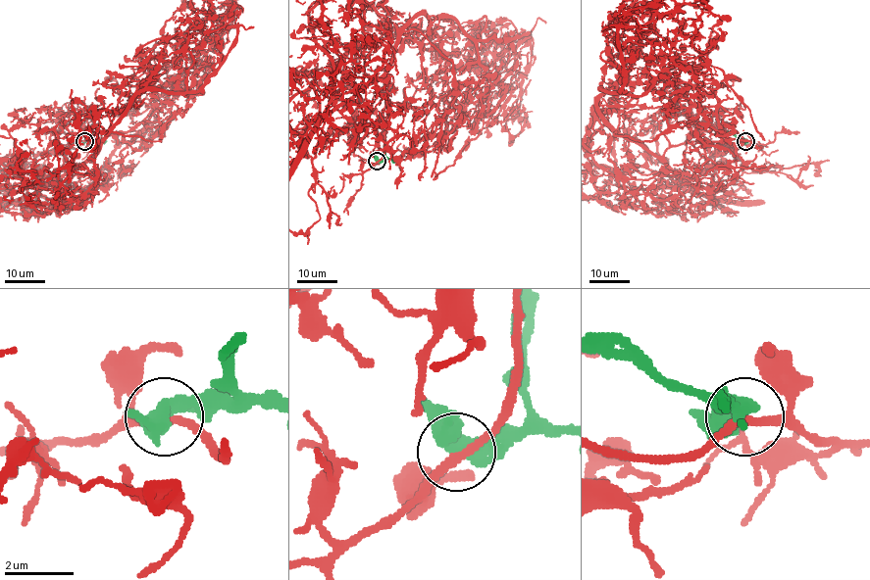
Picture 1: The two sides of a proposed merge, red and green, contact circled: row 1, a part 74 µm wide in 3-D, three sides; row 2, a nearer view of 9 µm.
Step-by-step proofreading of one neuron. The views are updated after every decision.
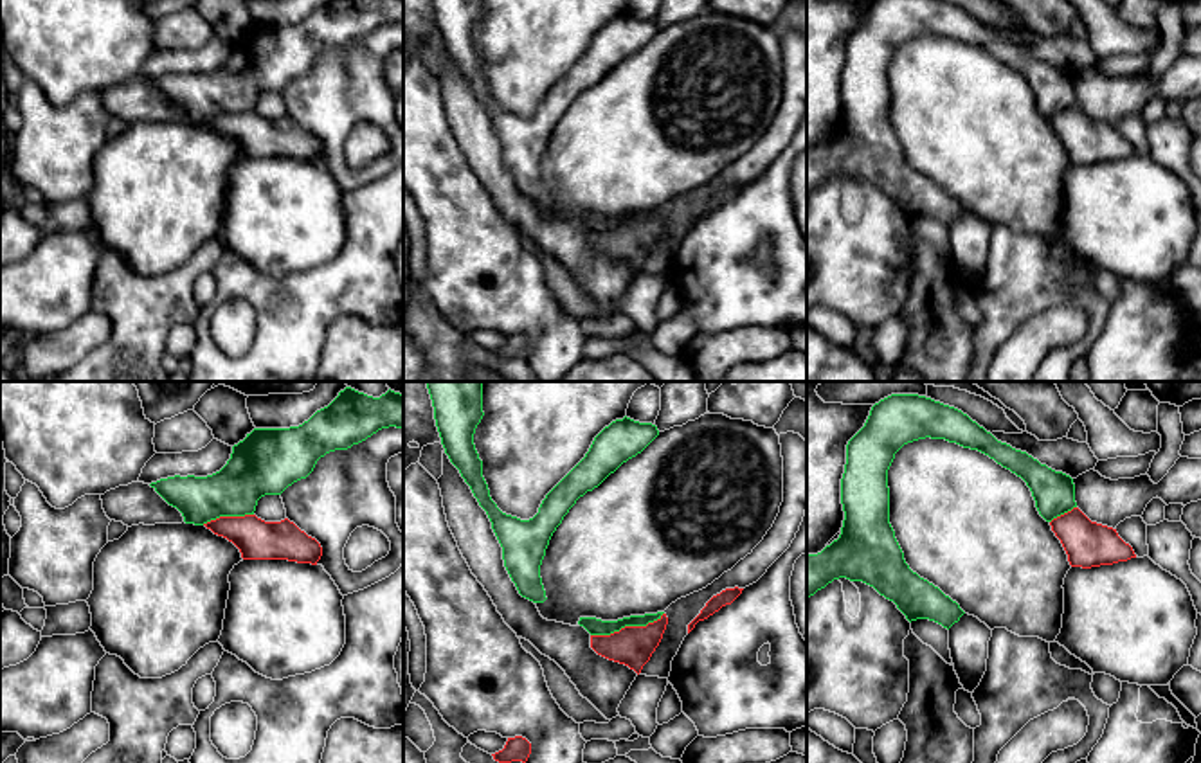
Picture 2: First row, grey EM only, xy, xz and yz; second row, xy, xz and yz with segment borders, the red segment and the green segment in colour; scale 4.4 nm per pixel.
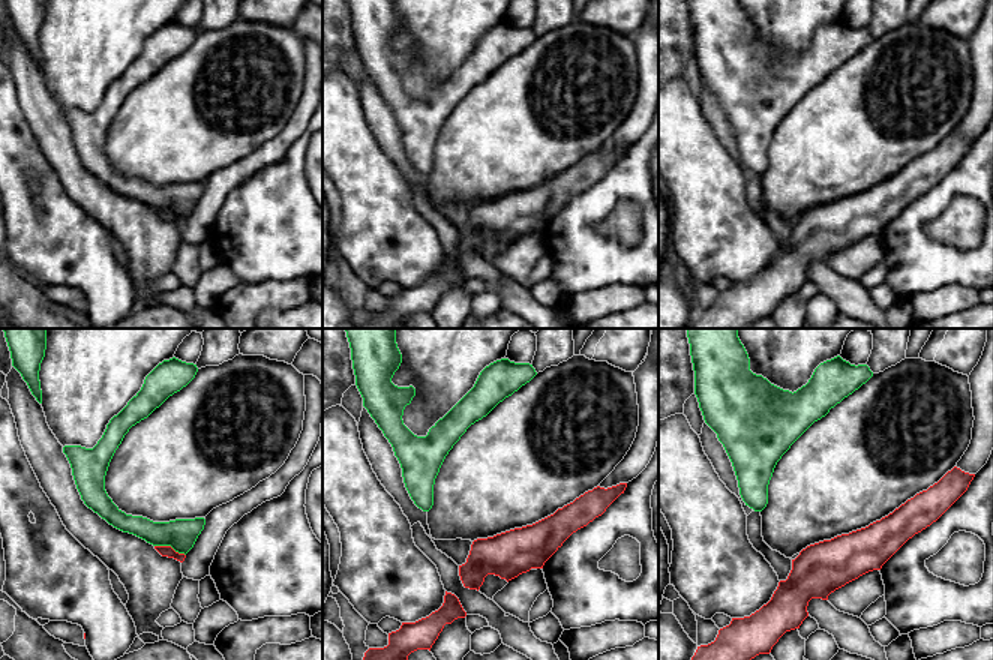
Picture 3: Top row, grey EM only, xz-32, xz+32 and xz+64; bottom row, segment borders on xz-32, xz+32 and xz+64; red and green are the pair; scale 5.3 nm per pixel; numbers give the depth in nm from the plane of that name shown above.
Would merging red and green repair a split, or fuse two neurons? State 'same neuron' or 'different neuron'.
different neuron

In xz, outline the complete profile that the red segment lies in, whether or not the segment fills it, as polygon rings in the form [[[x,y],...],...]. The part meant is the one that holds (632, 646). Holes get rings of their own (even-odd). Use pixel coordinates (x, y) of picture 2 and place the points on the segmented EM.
[[[663,614],[646,626],[625,626],[610,635],[591,635],[591,648],[598,655],[625,664],[639,675],[659,646],[666,624],[668,617]]]

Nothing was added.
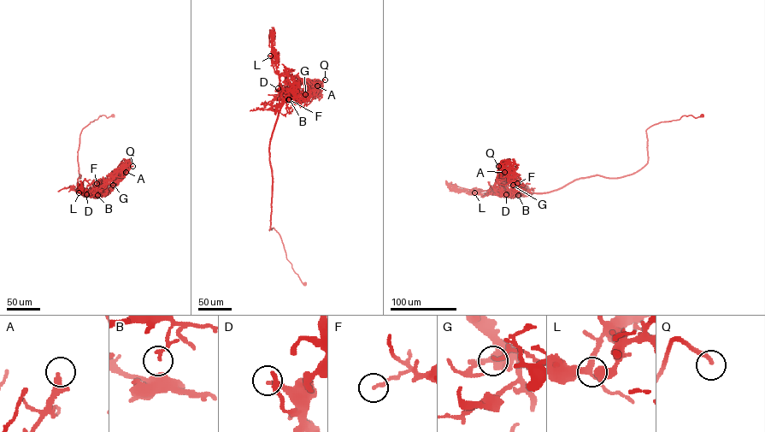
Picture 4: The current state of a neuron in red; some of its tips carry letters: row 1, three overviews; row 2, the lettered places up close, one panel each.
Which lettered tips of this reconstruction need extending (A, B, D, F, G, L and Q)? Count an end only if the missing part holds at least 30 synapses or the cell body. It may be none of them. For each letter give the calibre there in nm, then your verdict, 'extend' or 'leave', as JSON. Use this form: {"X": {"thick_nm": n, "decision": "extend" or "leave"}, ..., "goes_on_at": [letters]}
{"A": {"thick_nm": 240, "decision": "extend"}, "B": {"thick_nm": 120, "decision": "leave"}, "D": {"thick_nm": 180, "decision": "leave"}, "F": {"thick_nm": 160, "decision": "leave"}, "G": {"thick_nm": 160, "decision": "leave"}, "L": {"thick_nm": 600, "decision": "leave"}, "Q": {"thick_nm": 220, "decision": "extend"}, "goes_on_at": ["A", "Q"]}

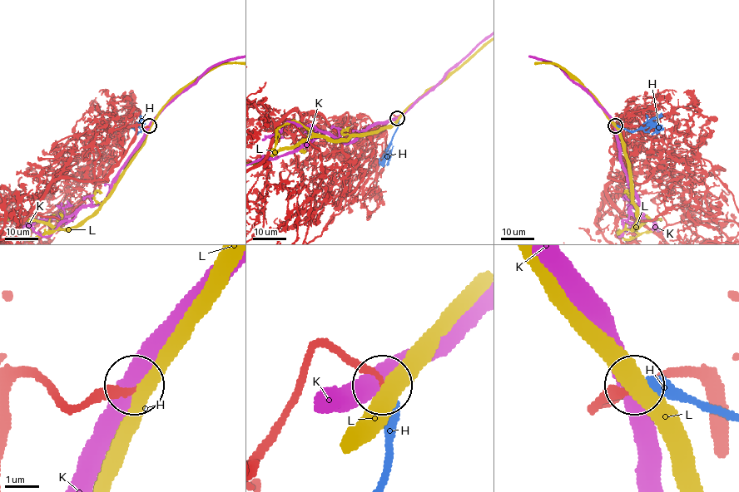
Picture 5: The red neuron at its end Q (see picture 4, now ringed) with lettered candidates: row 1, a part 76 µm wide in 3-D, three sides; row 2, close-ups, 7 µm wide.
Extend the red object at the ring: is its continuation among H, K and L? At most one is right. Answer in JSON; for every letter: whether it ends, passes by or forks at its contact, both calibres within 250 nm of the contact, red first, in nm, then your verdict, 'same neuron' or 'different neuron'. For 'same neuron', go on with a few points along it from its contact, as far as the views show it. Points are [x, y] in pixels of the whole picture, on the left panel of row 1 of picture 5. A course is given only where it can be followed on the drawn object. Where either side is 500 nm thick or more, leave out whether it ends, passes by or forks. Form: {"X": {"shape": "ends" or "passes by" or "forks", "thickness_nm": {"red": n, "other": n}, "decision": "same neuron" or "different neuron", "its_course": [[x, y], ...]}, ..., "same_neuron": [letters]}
{"H": {"shape": "ends", "thickness_nm": {"red": 220, "other": 360}, "decision": "same neuron"}, "K": {"shape": "passes by", "thickness_nm": {"red": 260, "other": 480}, "decision": "different neuron"}, "L": {"shape": "passes by", "thickness_nm": {"red": 240, "other": 480}, "decision": "different neuron"}, "same_neuron": ["H"]}

